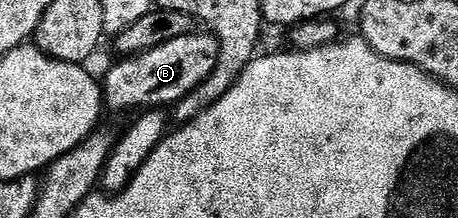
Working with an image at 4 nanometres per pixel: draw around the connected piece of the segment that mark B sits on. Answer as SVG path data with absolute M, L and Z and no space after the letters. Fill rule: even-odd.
M195 32L180 36L180 40L168 40L160 48L145 50L134 58L122 58L106 74L101 83L105 94L105 105L114 110L142 112L147 108L170 108L174 103L188 96L216 68L220 53L217 38L209 32Z

